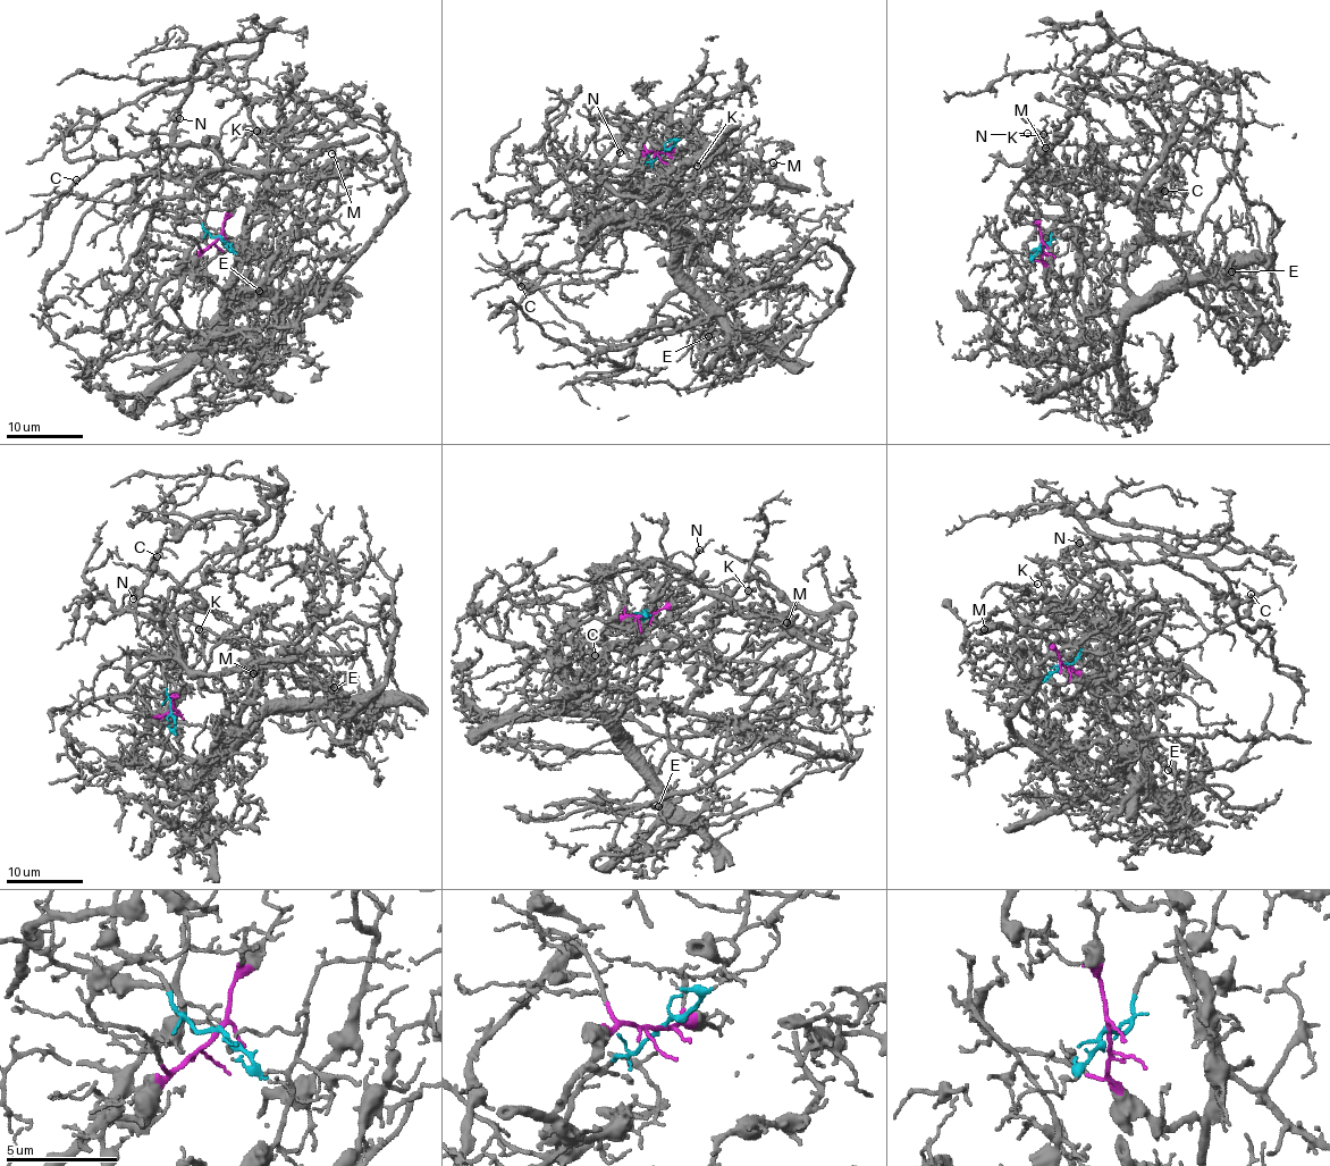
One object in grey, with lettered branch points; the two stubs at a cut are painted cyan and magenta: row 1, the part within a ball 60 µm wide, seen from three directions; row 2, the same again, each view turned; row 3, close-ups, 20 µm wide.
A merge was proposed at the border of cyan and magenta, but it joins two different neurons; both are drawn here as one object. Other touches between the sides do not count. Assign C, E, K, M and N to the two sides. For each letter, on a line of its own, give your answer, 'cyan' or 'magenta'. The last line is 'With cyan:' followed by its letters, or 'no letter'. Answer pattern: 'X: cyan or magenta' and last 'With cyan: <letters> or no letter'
C: cyan
E: magenta
K: cyan
M: cyan
N: cyan
With cyan: C, K, M, N

